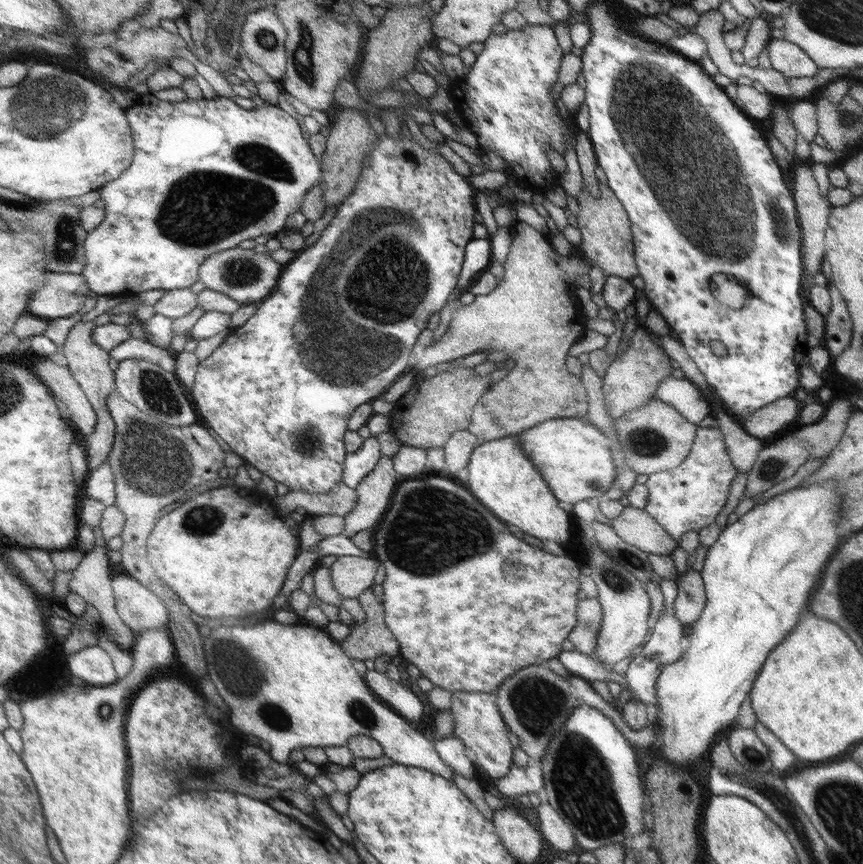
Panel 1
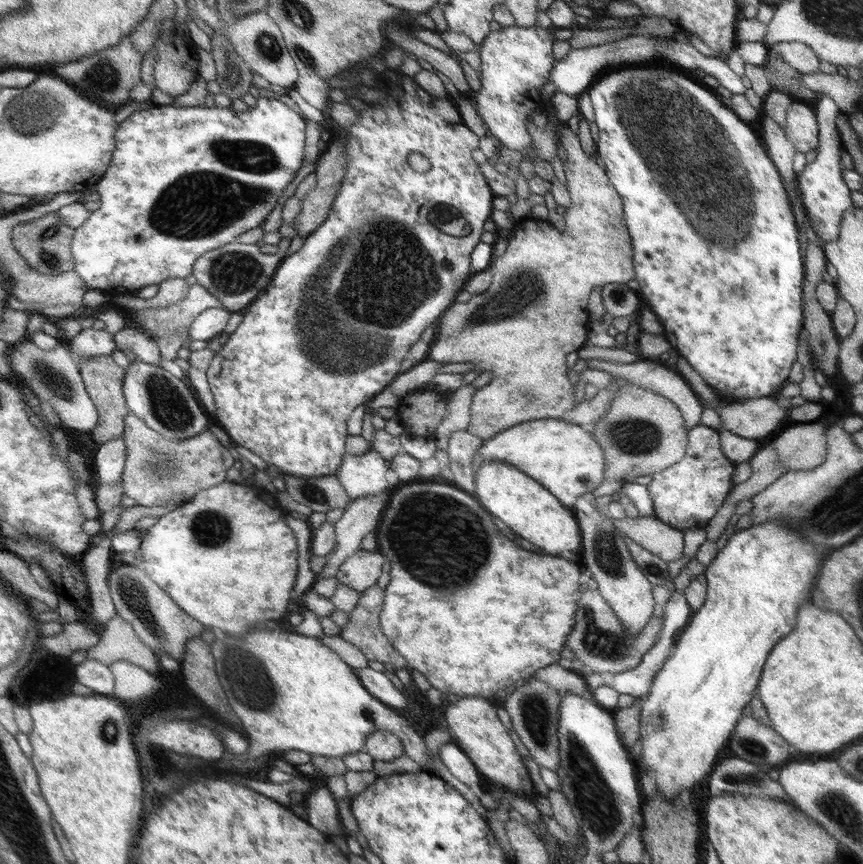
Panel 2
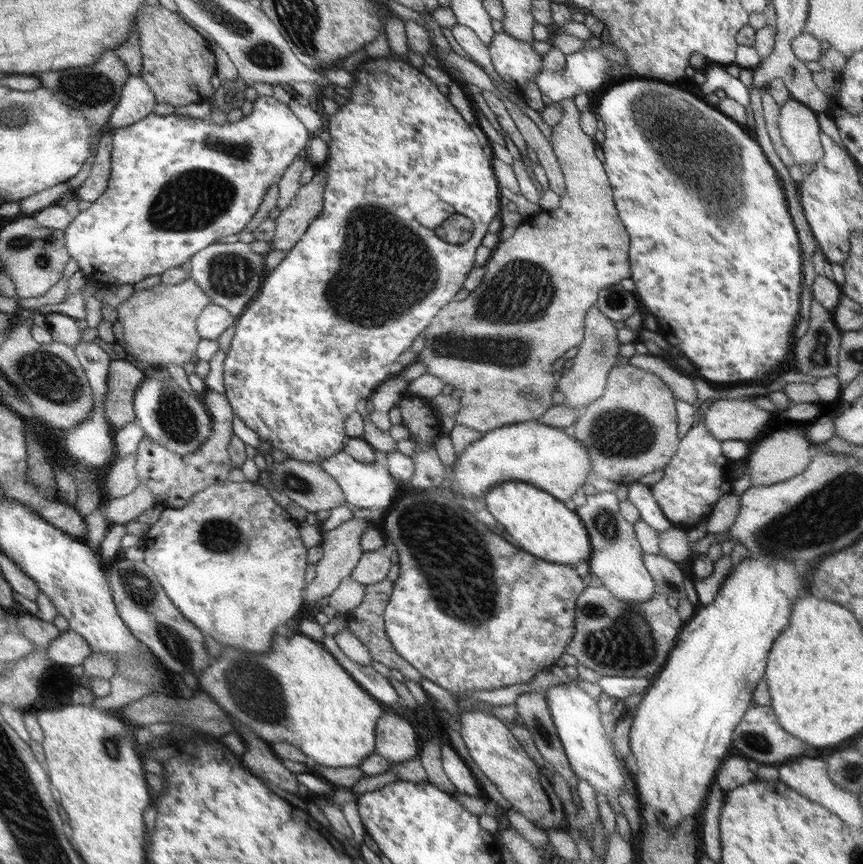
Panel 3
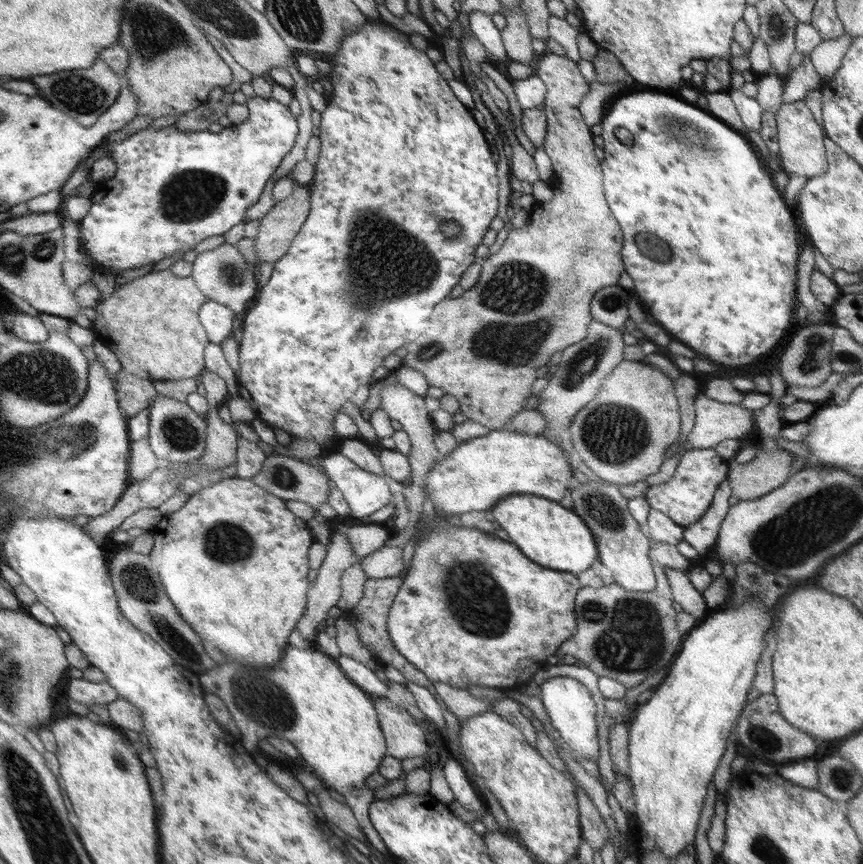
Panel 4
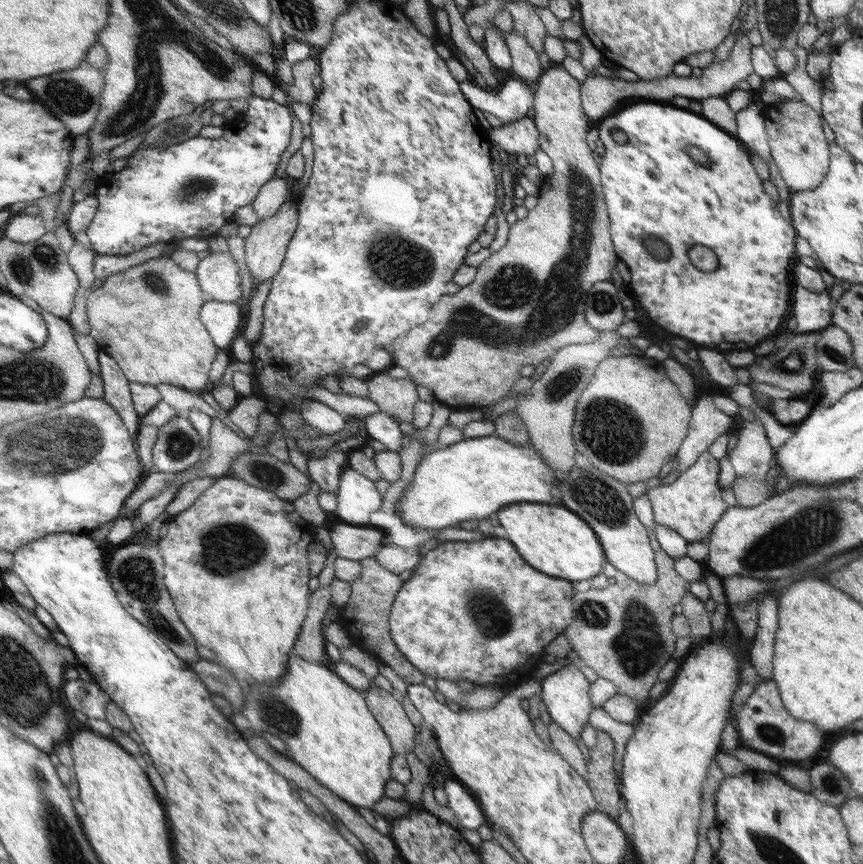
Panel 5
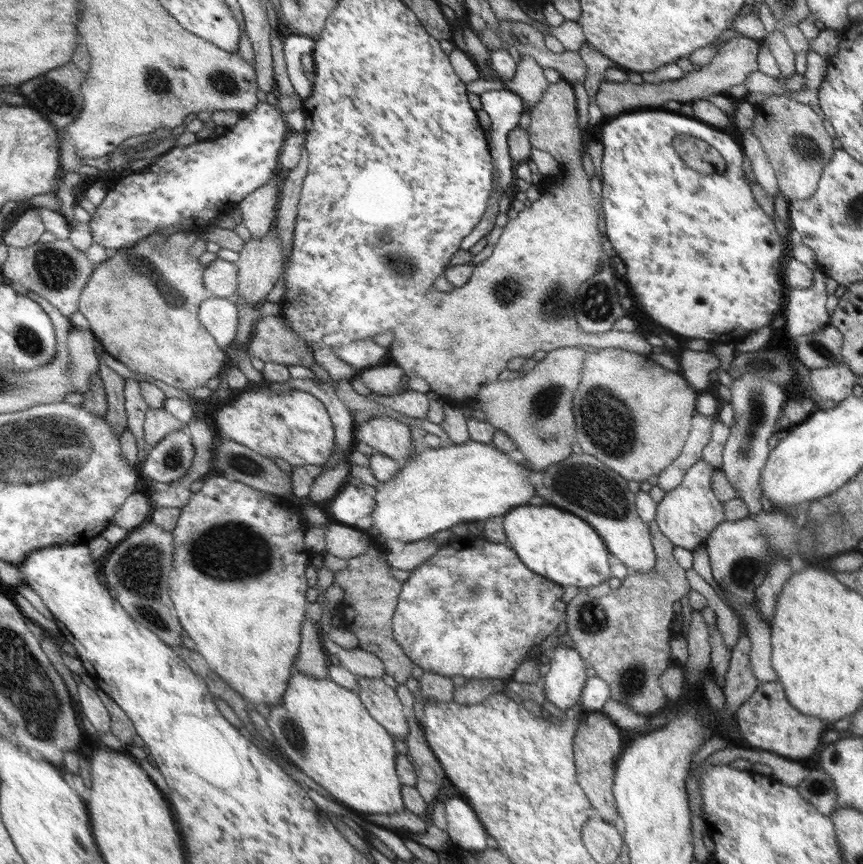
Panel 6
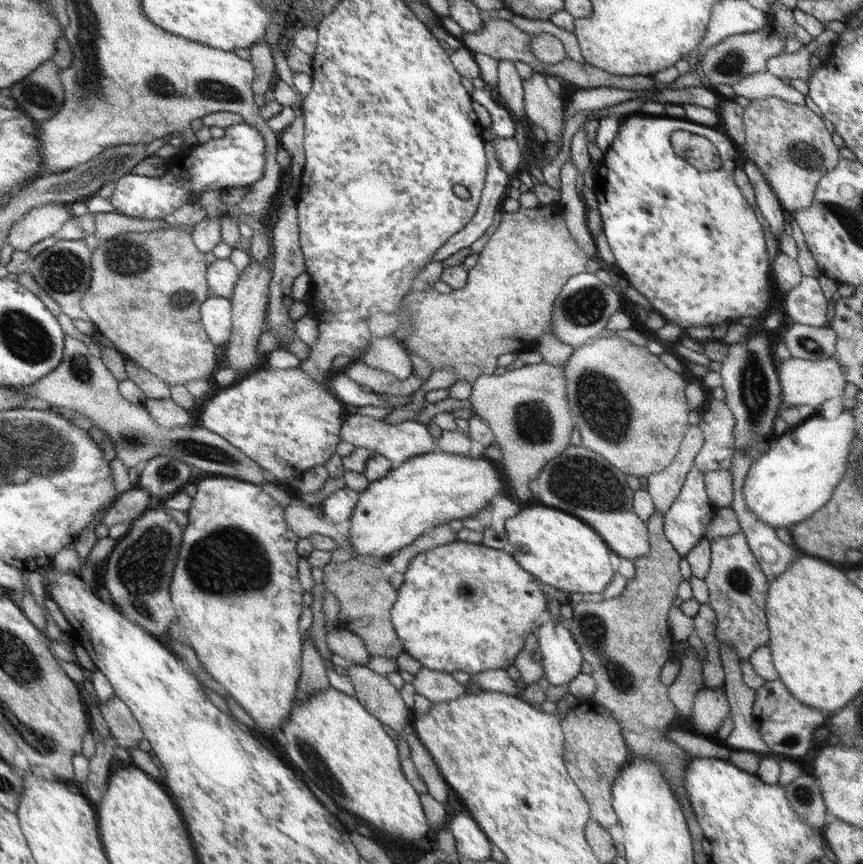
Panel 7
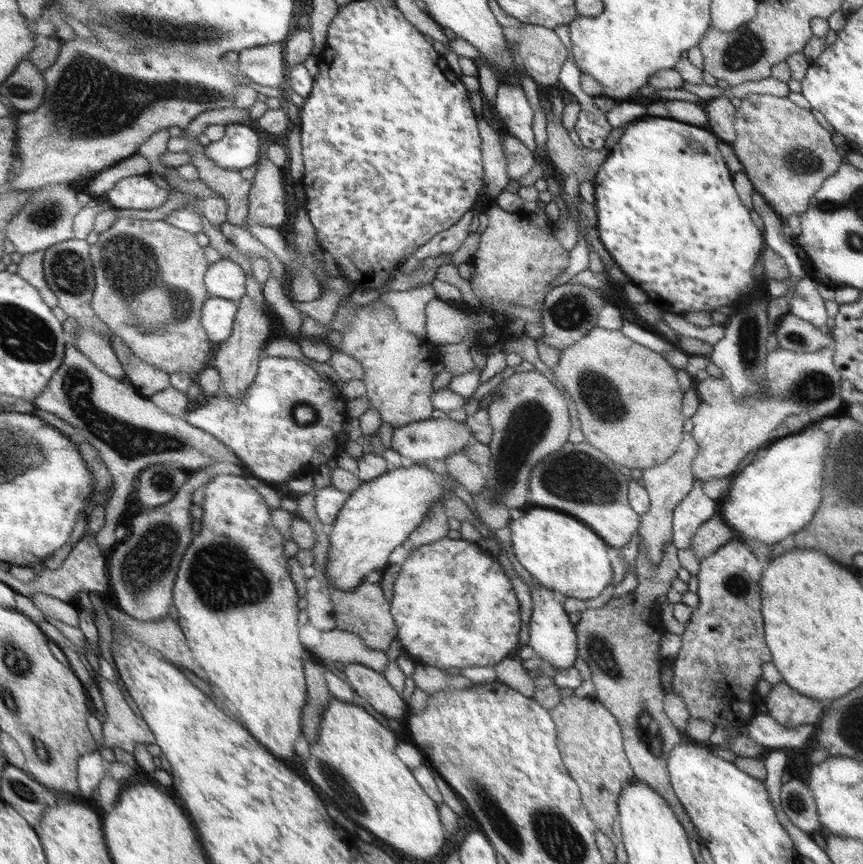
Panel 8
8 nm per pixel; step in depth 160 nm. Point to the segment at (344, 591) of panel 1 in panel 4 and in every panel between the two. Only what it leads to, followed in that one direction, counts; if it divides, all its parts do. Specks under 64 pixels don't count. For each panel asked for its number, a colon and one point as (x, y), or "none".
2: (359, 571)
3: (371, 568)
4: (385, 562)

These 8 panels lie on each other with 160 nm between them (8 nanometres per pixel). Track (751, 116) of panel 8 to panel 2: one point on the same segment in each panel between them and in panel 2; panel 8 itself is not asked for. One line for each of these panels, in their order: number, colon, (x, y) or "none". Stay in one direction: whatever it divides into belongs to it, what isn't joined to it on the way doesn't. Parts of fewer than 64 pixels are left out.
2: (800, 128)
3: (798, 128)
4: (800, 141)
5: (796, 143)
6: (798, 148)
7: (787, 142)

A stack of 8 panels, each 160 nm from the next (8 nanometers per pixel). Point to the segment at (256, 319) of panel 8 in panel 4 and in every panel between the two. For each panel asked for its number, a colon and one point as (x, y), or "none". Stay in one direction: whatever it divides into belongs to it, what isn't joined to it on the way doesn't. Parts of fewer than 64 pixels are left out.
4: (278, 228)
5: (265, 246)
6: (259, 264)
7: (249, 295)

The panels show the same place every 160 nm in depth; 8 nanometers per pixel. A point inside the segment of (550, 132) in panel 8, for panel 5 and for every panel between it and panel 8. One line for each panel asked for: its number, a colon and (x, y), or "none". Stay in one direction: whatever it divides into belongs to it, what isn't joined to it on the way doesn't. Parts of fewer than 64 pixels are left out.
5: (524, 61)
6: (528, 82)
7: (543, 108)

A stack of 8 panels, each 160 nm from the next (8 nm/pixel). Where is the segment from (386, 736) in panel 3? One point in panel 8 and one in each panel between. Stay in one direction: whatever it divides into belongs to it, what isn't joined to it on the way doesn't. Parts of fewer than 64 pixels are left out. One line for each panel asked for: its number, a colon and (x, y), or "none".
4: (404, 739)
5: (387, 710)
6: (381, 701)
7: (374, 693)
8: (370, 686)

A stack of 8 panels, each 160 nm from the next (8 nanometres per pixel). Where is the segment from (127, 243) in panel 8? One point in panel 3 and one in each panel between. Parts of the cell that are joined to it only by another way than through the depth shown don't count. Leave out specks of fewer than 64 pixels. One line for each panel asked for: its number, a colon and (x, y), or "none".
3: (159, 323)
4: (151, 323)
5: (147, 317)
6: (142, 303)
7: (147, 287)

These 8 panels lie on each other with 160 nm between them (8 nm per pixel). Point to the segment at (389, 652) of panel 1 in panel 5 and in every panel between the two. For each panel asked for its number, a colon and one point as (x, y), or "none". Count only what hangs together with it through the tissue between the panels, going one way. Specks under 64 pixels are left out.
2: (363, 630)
3: (364, 622)
4: (368, 617)
5: (365, 616)

